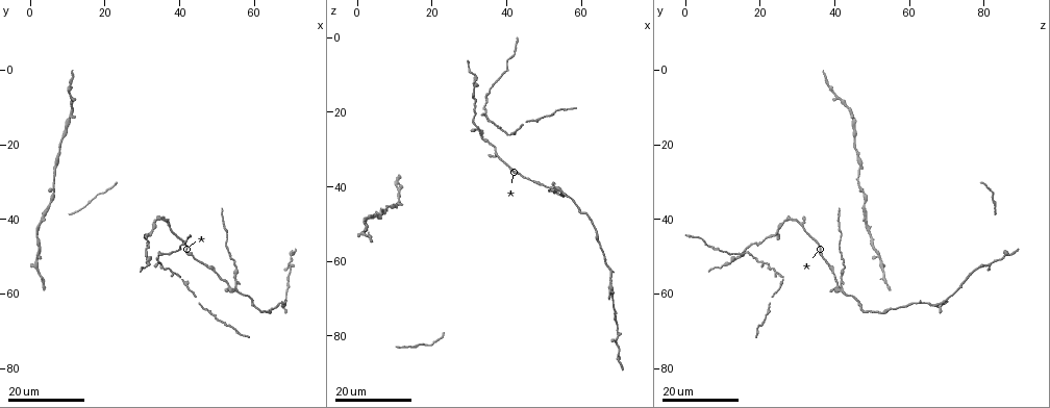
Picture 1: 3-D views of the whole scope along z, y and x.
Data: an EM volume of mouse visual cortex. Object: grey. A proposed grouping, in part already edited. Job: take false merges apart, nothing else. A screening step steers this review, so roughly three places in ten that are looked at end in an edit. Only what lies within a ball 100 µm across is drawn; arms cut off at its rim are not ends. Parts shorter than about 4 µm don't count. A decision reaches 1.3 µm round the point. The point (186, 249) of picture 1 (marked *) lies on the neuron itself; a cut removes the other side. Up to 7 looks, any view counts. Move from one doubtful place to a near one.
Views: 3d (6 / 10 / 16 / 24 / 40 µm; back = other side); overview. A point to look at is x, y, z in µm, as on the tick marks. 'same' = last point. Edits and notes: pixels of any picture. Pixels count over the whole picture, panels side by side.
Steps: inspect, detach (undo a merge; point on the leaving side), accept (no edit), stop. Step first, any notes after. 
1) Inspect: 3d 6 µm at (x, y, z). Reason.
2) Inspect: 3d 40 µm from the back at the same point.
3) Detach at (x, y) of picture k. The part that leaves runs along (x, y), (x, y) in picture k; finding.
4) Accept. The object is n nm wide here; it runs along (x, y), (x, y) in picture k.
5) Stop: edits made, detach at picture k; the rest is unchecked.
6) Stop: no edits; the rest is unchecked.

Inspect: 3d 24 µm at (37.5, 41.0, 30.5). Branch point.

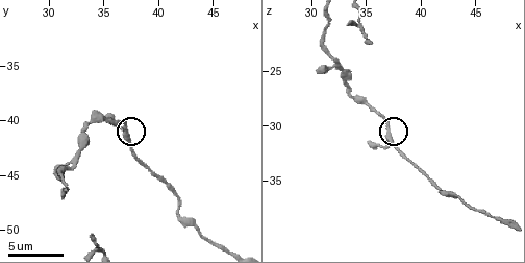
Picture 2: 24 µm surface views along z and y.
Inspect: 3d 6 µm at (37.0, 41.4, 31.2). Zoom in.

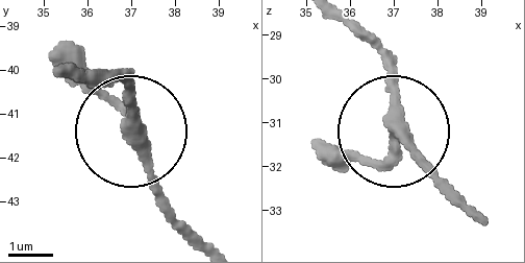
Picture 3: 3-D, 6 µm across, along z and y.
Inspect: 3d 6 µm from the back at (37.00, 41.20, 31.10).

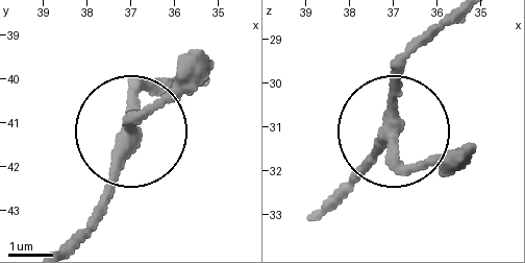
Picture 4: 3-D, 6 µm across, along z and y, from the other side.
Accept. The object is 270 nm wide here; it runs along (64, 238), (101, 193), (150, 85) in picture 4; continuous, no second neuron.

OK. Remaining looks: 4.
Inspect: 3d 16 µm at (31.5, 47.5, 16.5).

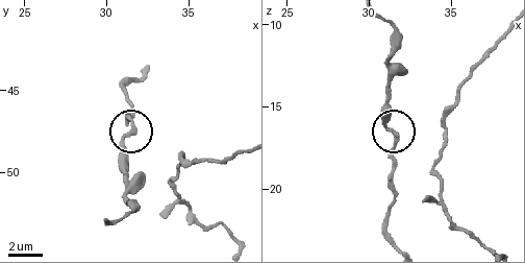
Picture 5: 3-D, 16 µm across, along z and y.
Inspect: 3d 6 µm at (31.6, 47.7, 16.7).

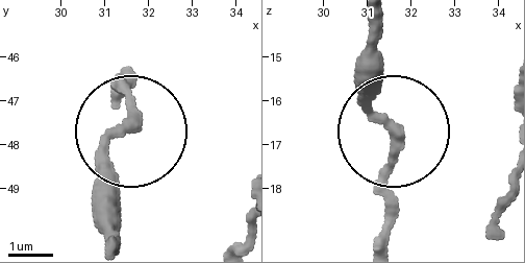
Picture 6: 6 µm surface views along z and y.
Accept. The side arm is 14 µm long; continuous, no second neuron.

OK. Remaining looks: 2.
Inspect: 3d 16 µm at (67.5, 63.5, 66.0). Thick turns thin.

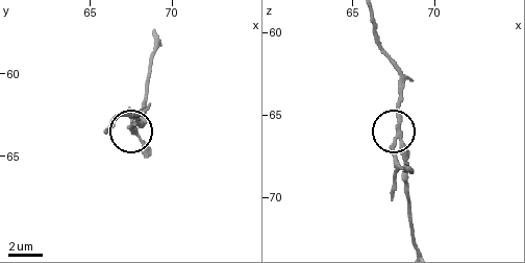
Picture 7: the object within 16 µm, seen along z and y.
Inspect: 3d 6 µm at (67.9, 62.7, 65.4). Zoom in.

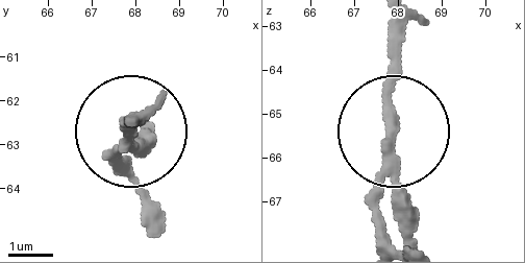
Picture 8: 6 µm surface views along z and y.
Detach at (115, 158) of picture 8. The part that leaves runs along (385, 158), (374, 221), (381, 243) in picture 8; two neurons meet here.

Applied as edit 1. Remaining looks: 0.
Stop: edits made, detach at picture 8; the rest is unchecked.

